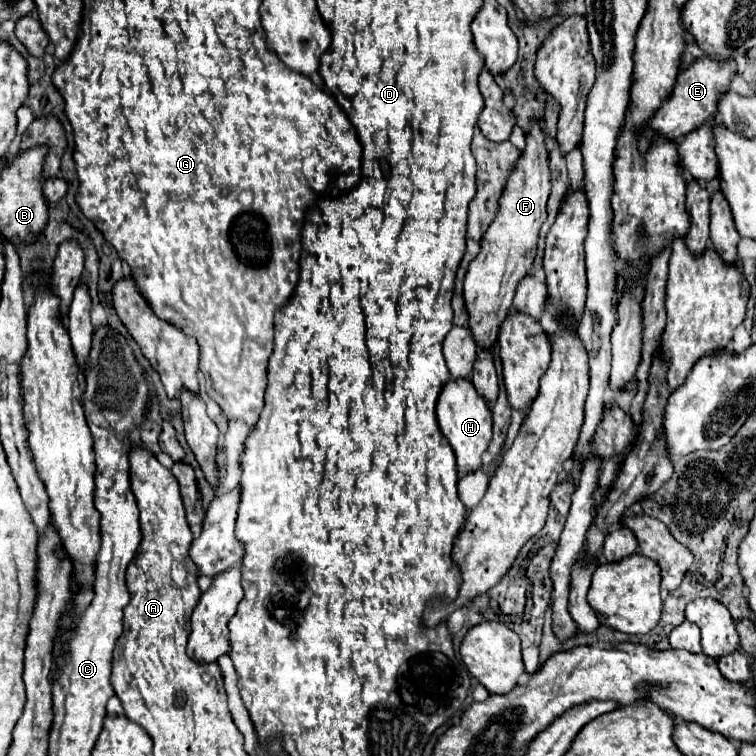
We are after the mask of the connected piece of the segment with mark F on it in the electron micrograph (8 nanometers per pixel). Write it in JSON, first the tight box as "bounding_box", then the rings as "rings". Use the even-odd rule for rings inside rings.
{"bounding_box":[464,120,550,404],"rings":[[[532,120],[532,128],[526,132],[526,148],[522,150],[520,160],[516,160],[508,176],[508,184],[504,186],[504,192],[500,196],[496,220],[492,220],[488,232],[484,232],[484,240],[480,240],[480,256],[472,260],[468,276],[464,278],[464,300],[466,310],[470,314],[468,326],[472,330],[476,344],[488,346],[478,348],[472,370],[472,382],[478,394],[482,394],[490,404],[494,404],[498,398],[498,378],[490,348],[498,338],[500,324],[508,316],[508,308],[512,306],[518,282],[530,272],[532,262],[536,258],[538,234],[548,218],[546,214],[548,196],[550,196],[550,156],[546,150],[546,128],[544,124],[536,124],[536,120]]]}

